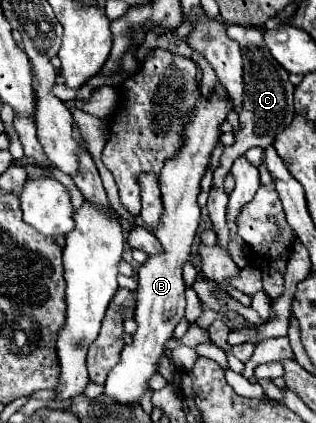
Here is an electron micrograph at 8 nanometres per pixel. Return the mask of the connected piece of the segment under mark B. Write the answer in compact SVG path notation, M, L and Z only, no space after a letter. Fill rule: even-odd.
M210 92L210 96L200 94L196 108L192 110L190 122L184 126L184 140L180 150L174 158L168 158L164 162L164 170L160 172L164 212L160 216L160 226L156 226L152 232L162 244L162 254L148 256L148 260L138 270L138 306L134 314L138 330L134 334L134 344L124 348L120 364L110 370L104 384L104 392L116 396L116 400L120 400L122 404L138 402L142 392L148 390L148 380L156 374L158 360L164 354L164 344L172 338L176 324L184 316L186 286L182 280L182 266L190 258L190 250L200 224L200 206L196 202L200 192L200 180L210 166L212 152L220 142L220 124L226 120L230 110L234 110L230 96L220 96L218 92Z

